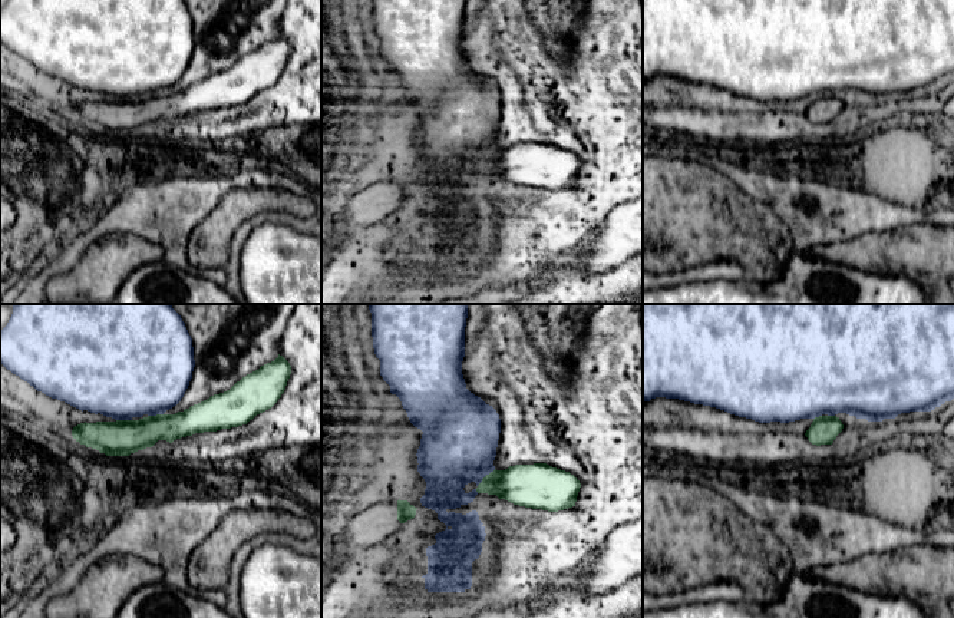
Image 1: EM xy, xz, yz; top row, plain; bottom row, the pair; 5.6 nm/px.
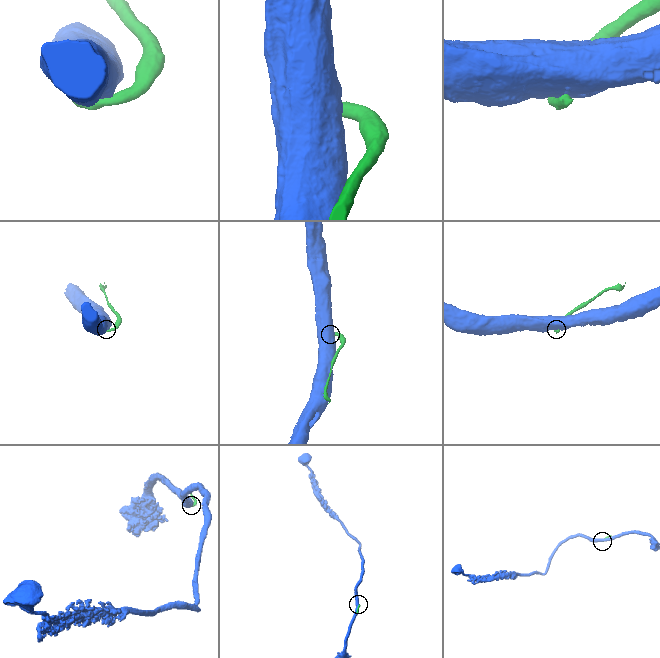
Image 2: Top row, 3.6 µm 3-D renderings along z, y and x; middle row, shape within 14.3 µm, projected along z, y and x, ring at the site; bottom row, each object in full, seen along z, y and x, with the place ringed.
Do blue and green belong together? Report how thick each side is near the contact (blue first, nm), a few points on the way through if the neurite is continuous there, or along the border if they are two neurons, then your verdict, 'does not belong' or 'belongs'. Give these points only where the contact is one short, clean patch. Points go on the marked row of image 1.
calibres 420 and 240 nm; does not belong

